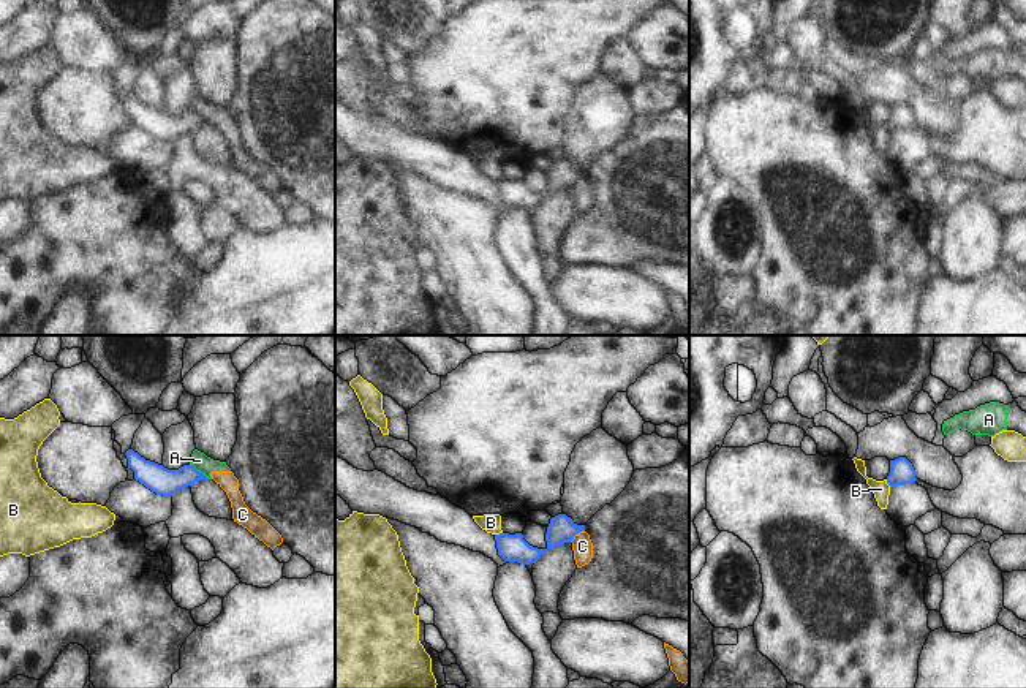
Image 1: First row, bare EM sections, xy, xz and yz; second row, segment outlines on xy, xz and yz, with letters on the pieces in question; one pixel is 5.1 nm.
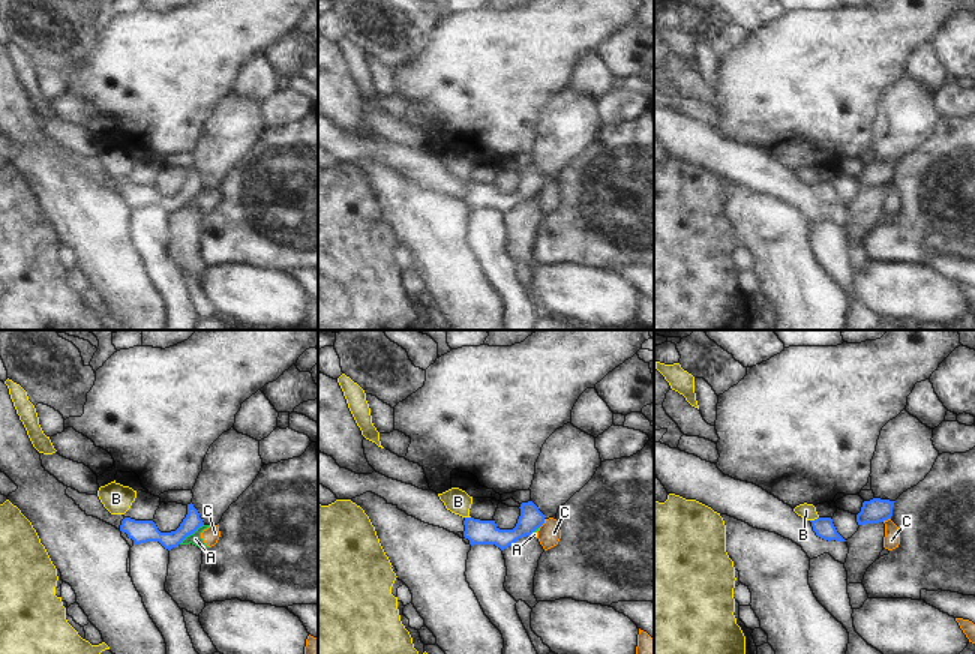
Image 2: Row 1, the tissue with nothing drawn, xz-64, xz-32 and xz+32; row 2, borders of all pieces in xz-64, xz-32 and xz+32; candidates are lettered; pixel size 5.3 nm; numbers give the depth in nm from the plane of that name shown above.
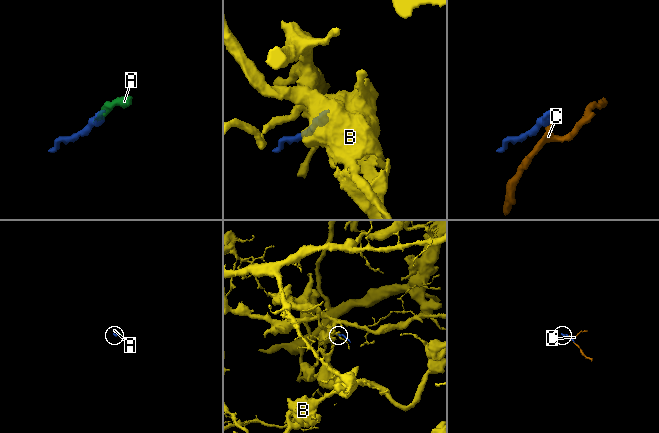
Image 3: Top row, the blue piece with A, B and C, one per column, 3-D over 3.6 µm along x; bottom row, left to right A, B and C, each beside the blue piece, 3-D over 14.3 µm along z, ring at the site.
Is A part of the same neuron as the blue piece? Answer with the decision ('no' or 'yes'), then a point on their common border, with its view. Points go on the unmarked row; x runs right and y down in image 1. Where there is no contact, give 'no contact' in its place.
no; contact xy (199, 117)

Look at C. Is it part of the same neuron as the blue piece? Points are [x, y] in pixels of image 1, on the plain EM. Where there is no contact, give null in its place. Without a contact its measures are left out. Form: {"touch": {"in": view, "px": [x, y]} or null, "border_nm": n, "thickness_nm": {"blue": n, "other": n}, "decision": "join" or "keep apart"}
{"touch": {"in": "xz", "px": [576, 179]}, "border_nm": 90, "thickness_nm": {"blue": 140, "other": 110}, "decision": "keep apart"}

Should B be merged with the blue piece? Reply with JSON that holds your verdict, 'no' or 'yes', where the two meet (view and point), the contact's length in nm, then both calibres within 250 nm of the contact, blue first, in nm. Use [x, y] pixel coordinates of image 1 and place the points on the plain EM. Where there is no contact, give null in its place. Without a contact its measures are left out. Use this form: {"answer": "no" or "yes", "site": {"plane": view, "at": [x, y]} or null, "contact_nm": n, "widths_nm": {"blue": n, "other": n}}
{"answer": "no", "site": {"plane": "yz", "at": [887, 128]}, "contact_nm": 50, "widths_nm": {"blue": 130, "other": 90}}

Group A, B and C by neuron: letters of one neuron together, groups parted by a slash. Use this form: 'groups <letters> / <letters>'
groups A C / B

